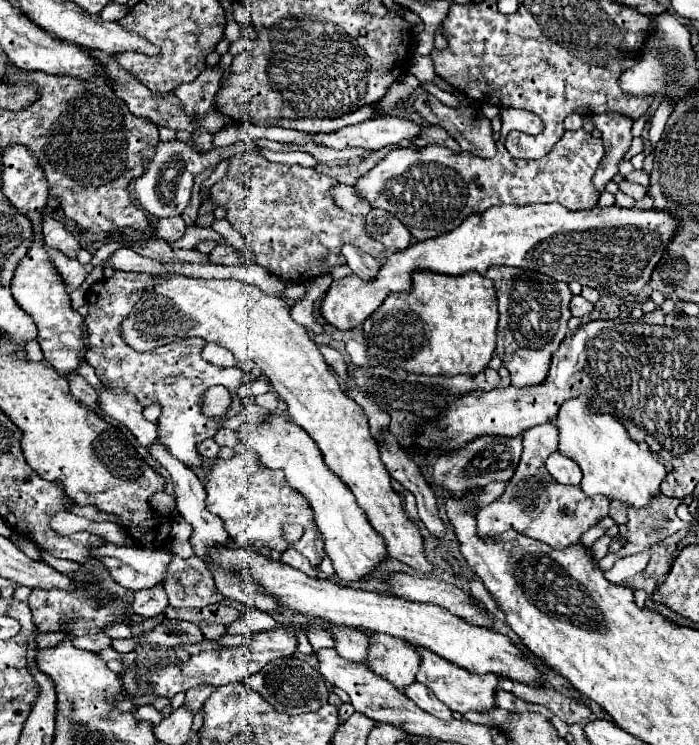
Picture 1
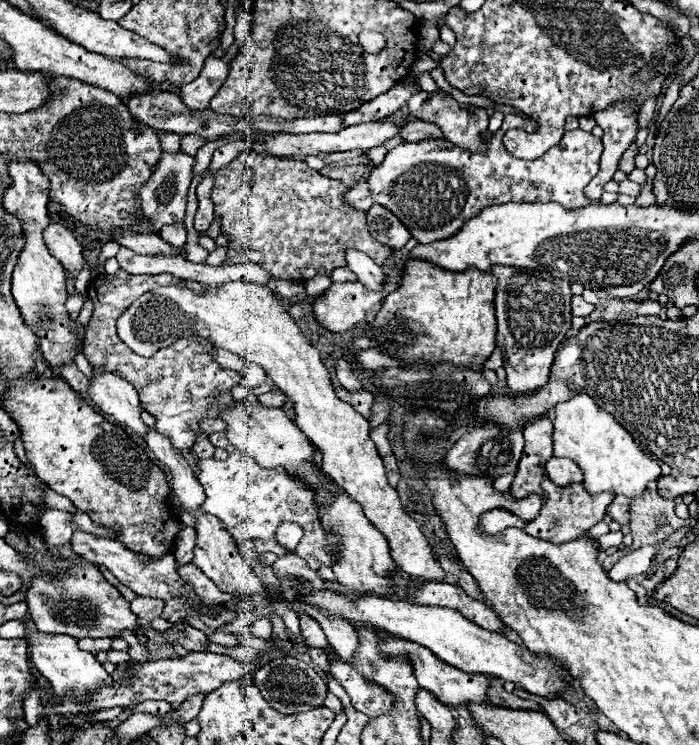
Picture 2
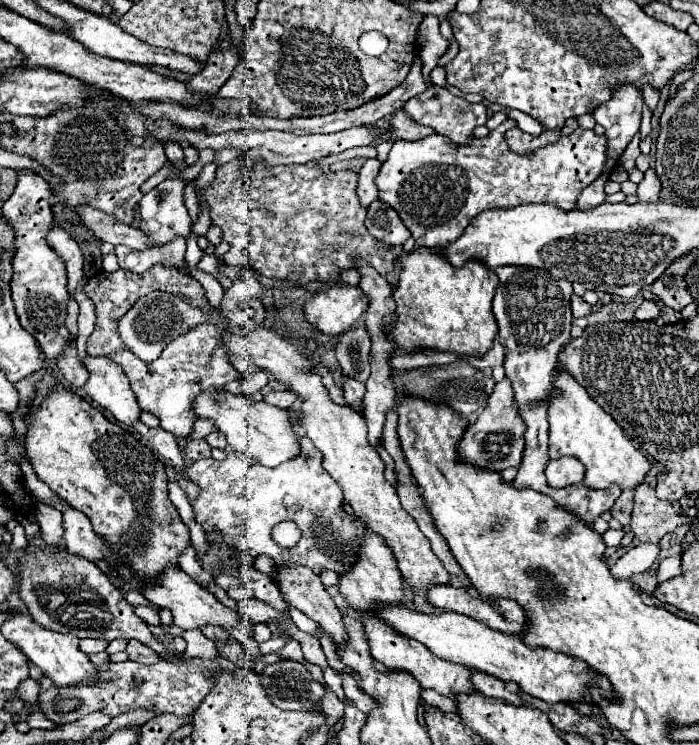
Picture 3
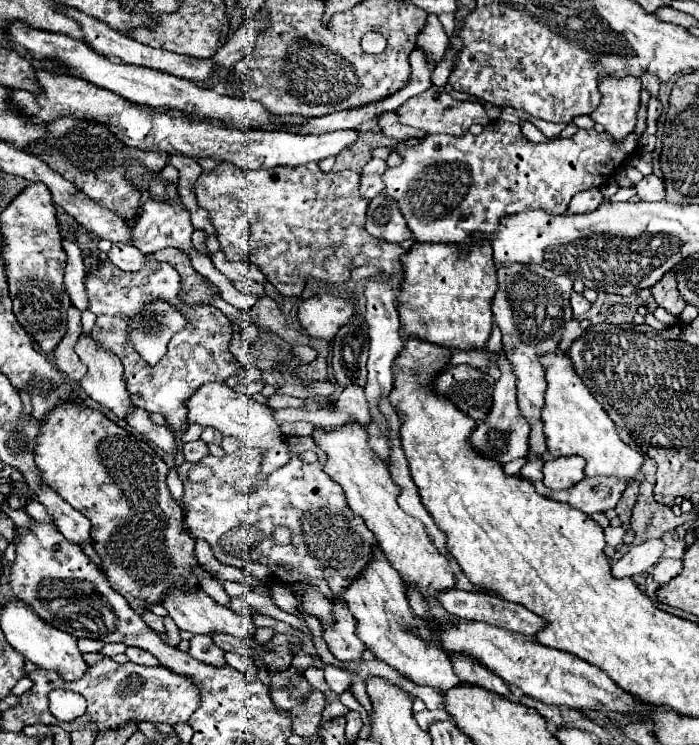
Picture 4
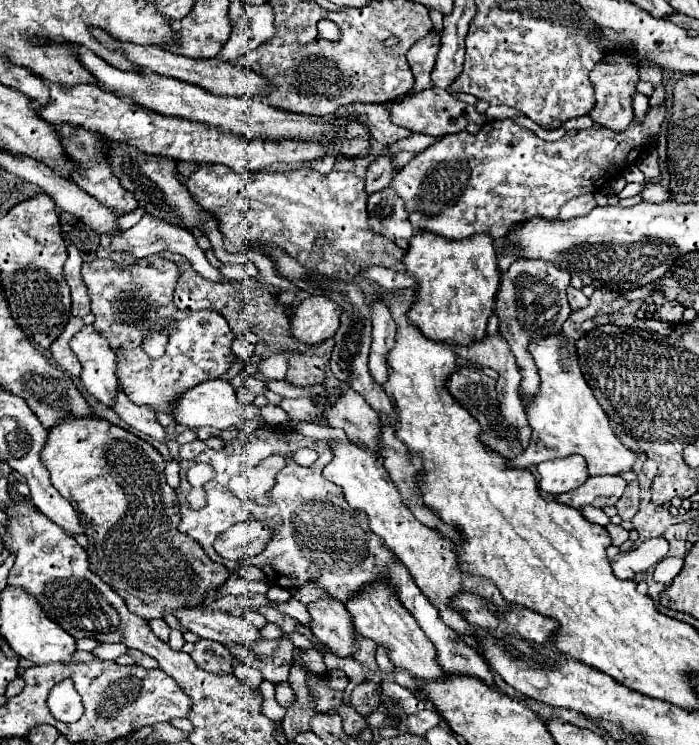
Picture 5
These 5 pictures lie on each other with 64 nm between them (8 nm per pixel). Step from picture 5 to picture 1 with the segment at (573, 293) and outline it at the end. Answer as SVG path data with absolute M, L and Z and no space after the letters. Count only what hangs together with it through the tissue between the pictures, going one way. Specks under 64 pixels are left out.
M572 296L572 302L570 302L570 310L572 310L572 316L588 316L592 312L594 304L584 300L582 296Z

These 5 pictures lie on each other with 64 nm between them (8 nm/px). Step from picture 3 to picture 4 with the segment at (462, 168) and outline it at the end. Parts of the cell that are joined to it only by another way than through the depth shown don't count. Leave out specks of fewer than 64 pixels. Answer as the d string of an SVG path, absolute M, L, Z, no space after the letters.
M498 120L490 122L480 136L464 134L456 138L448 134L430 134L416 146L398 142L396 154L402 162L398 166L386 168L384 196L392 196L392 200L400 204L400 212L404 214L416 242L458 244L464 242L470 234L492 234L498 226L498 220L506 214L516 214L530 208L544 208L552 214L564 214L574 194L606 184L612 176L610 172L622 166L626 156L634 154L636 150L636 134L630 134L624 142L614 142L608 132L598 134L596 130L578 130L572 138L566 140L556 138L548 140L546 144L534 144L522 136L518 124Z

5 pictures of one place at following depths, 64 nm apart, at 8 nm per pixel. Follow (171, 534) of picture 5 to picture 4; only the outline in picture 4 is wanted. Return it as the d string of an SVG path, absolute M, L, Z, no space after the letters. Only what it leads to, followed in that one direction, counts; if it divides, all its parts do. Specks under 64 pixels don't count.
M66 400L48 410L44 416L40 436L36 436L34 460L42 480L72 508L90 518L92 540L96 542L94 550L102 558L102 570L112 588L128 602L142 598L156 604L174 584L190 584L190 588L198 586L198 578L190 572L190 566L198 564L194 556L194 538L184 532L184 512L168 492L168 466L144 440L116 426L102 412L80 402Z

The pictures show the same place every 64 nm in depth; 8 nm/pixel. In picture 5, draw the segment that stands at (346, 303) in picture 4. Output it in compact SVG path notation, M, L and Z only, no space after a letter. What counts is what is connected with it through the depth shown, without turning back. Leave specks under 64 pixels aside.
M326 296L306 298L294 312L292 336L306 344L320 344L336 334L340 326L340 308Z

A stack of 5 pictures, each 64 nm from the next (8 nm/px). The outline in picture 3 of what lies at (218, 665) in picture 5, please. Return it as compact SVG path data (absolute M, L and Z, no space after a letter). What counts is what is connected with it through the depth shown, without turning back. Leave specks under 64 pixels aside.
M184 630L182 638L186 640L184 656L202 656L202 658L214 658L218 654L212 640L208 640L200 630Z

